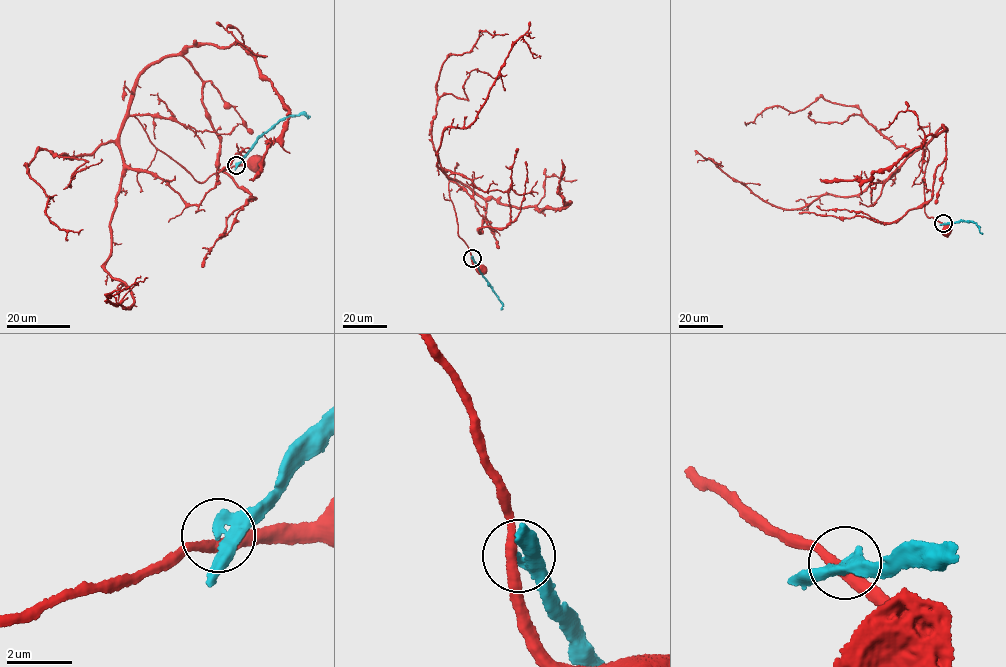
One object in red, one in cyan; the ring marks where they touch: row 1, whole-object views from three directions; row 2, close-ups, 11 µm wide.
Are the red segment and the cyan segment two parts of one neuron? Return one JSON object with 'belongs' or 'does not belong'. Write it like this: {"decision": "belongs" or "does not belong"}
{"decision": "does not belong"}

